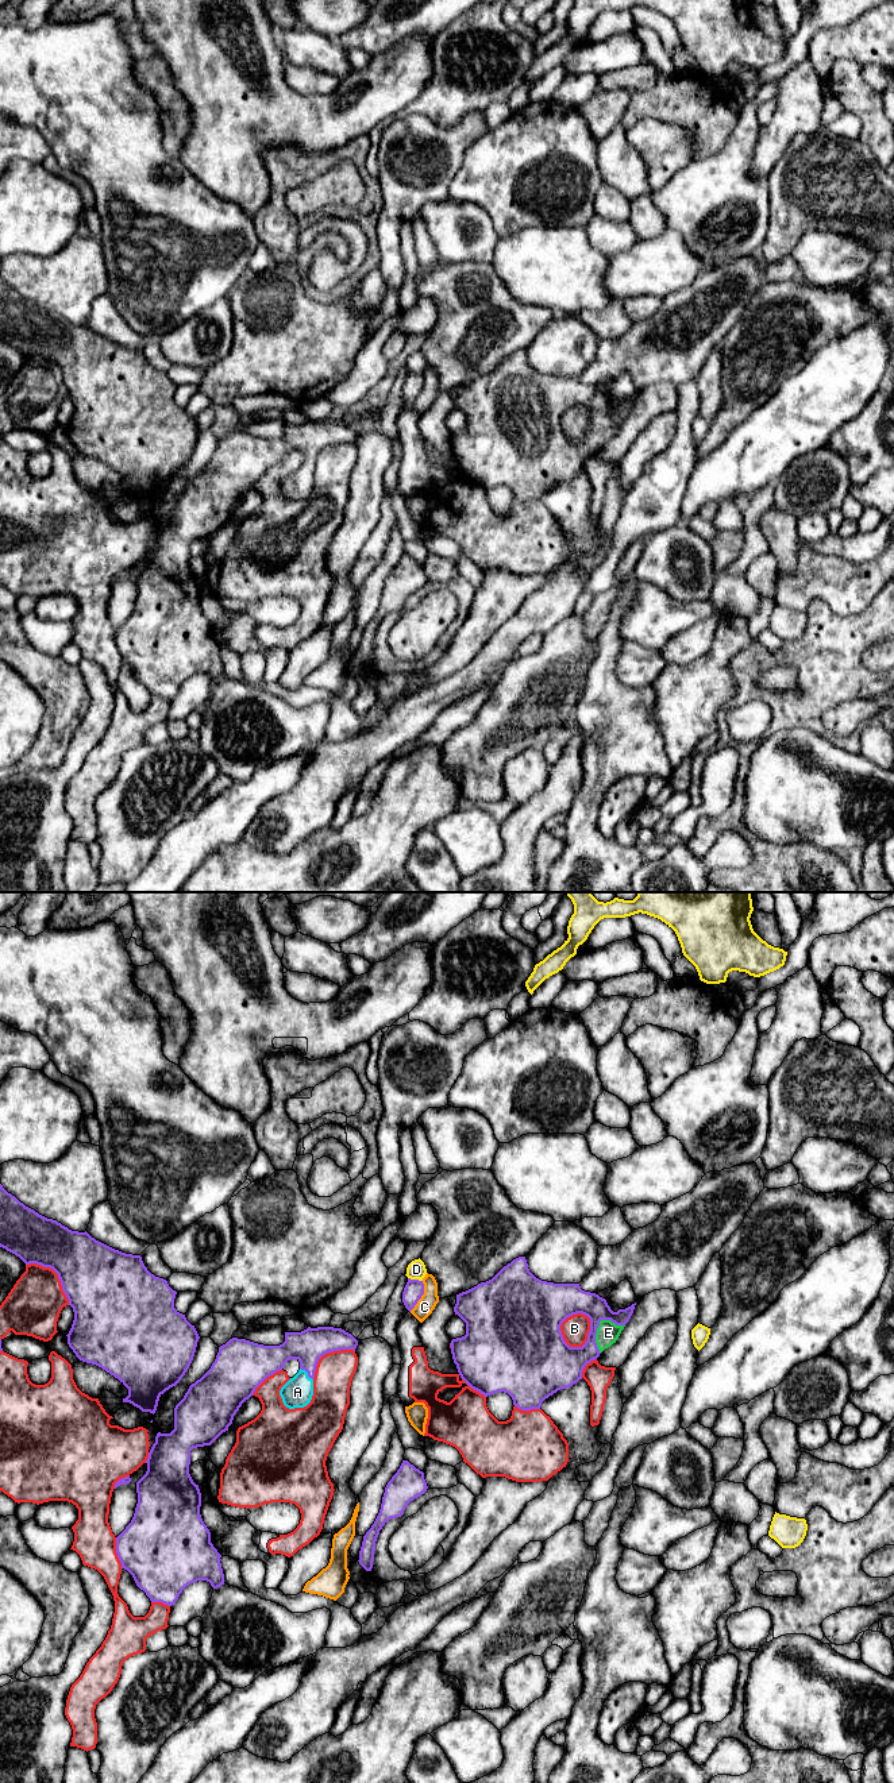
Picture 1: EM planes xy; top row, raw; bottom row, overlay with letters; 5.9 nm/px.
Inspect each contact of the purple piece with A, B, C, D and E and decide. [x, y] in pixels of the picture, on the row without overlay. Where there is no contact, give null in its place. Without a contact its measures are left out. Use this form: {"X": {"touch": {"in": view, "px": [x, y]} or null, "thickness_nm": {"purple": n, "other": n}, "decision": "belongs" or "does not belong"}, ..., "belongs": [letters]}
{"A": {"touch": {"in": "xy", "px": [307, 464]}, "thickness_nm": {"purple": 200, "other": 180}, "decision": "belongs"}, "B": {"touch": {"in": "xy", "px": [561, 417]}, "thickness_nm": {"purple": 500, "other": 160}, "decision": "does not belong"}, "C": {"touch": {"in": "xy", "px": [422, 388]}, "thickness_nm": {"purple": 120, "other": 110}, "decision": "does not belong"}, "D": {"touch": {"in": "xy", "px": [415, 373]}, "thickness_nm": {"purple": 120, "other": 110}, "decision": "does not belong"}, "E": {"touch": {"in": "xy", "px": [598, 417]}, "thickness_nm": {"purple": 200, "other": 140}, "decision": "belongs"}, "belongs": ["A", "E"]}

